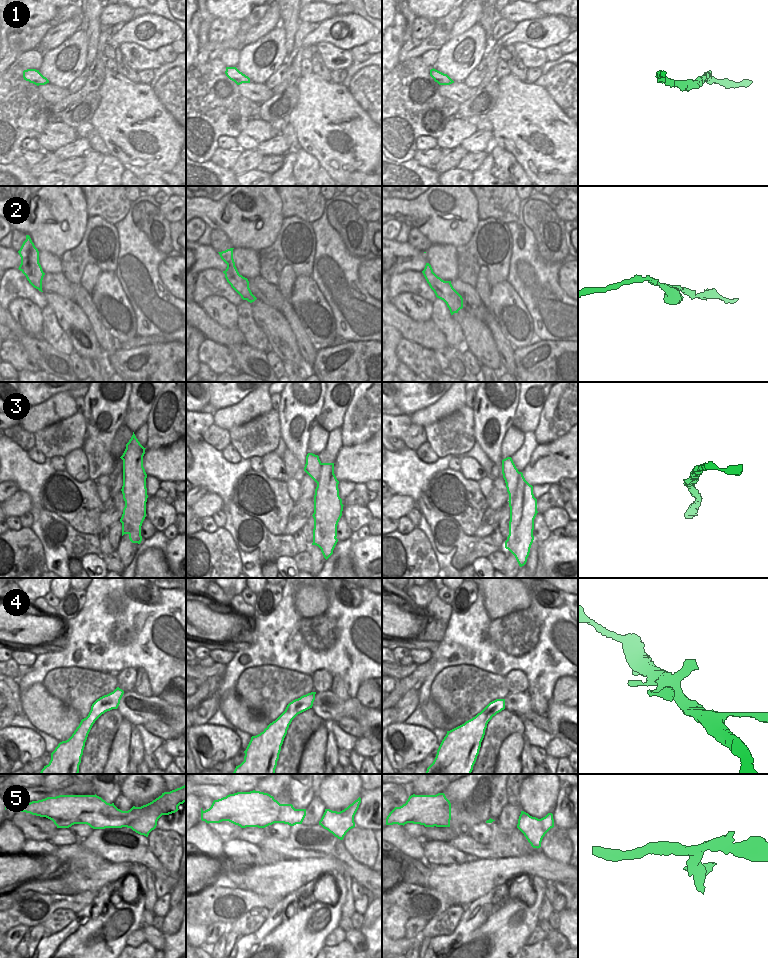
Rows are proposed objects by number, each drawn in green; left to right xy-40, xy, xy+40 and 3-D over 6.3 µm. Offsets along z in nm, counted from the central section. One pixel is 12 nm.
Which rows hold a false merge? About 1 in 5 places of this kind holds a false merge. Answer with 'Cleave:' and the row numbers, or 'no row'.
Cleave: 5

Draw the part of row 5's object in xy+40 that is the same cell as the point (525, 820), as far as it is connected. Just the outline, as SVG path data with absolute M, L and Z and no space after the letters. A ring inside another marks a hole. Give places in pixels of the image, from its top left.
M521 811L517 827L538 827L542 830L554 827L553 814L548 813L545 817L538 819L530 816L528 813Z

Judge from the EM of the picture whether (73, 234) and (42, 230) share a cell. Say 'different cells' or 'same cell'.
same cell

